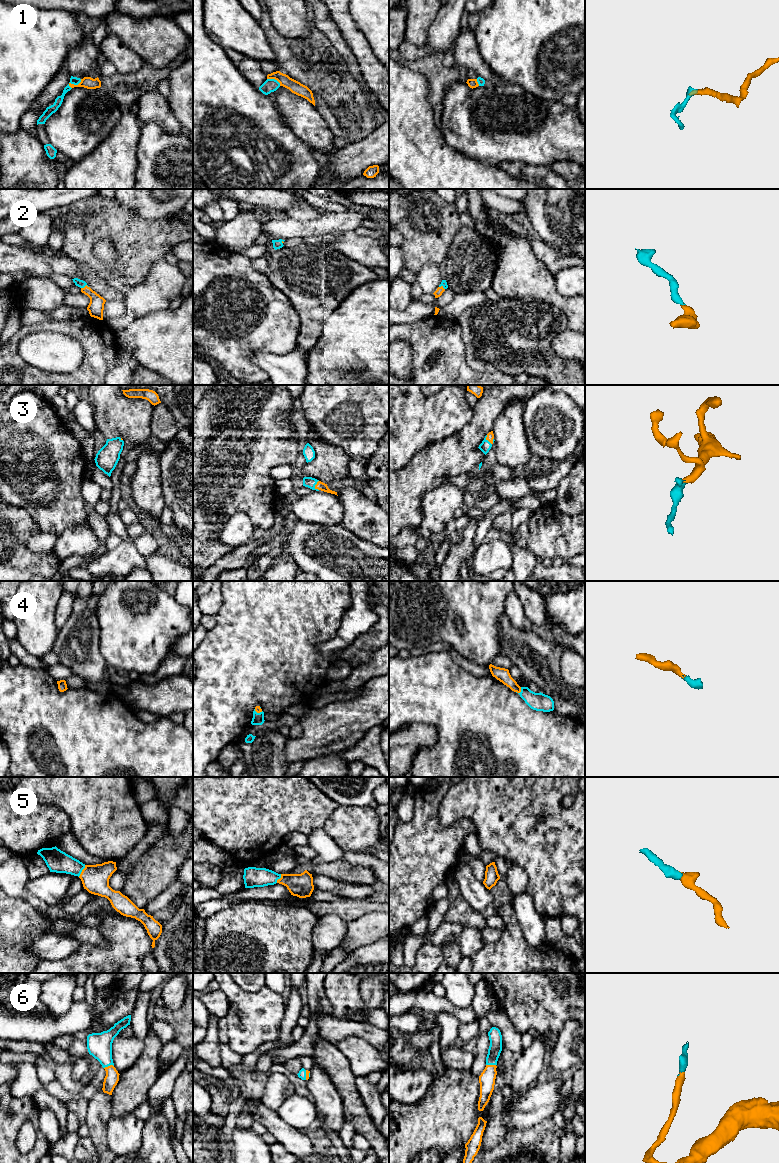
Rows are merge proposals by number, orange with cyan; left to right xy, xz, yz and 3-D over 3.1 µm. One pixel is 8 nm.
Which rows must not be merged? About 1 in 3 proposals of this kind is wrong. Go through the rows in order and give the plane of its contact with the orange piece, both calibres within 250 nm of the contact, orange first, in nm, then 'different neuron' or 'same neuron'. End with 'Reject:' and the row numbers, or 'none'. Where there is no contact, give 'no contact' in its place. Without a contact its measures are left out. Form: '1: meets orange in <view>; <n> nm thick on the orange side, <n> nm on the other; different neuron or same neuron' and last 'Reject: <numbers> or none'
1: meets orange in xy; 100 nm thick on the orange side, 60 nm on the other; same neuron
2: meets orange in xy; 130 nm thick on the orange side, 60 nm on the other; same neuron
3: meets orange in yz; 60 nm thick on the orange side, 90 nm on the other; same neuron
4: meets orange in yz; 110 nm thick on the orange side, 140 nm on the other; same neuron
5: meets orange in xy; 220 nm thick on the orange side, 180 nm on the other; same neuron
6: meets orange in xy; 120 nm thick on the orange side, 200 nm on the other; same neuron
Reject: none

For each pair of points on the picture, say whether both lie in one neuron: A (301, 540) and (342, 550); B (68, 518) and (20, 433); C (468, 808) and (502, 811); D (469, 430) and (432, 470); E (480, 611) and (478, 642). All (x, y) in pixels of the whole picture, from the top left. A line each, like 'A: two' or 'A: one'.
A: one
B: one
C: one
D: one
E: one

